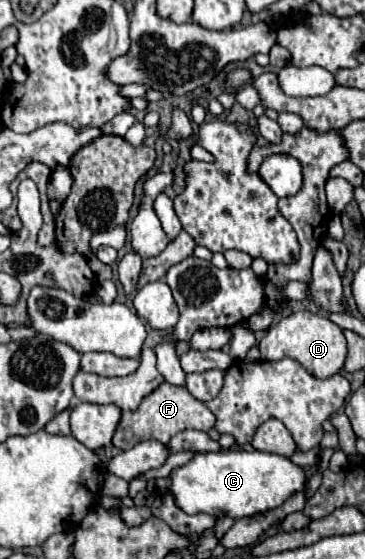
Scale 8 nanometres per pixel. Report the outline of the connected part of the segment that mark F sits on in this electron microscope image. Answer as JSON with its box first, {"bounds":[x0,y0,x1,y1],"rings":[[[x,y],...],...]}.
{"bounds":[113,383,215,451],"rings":[[[161,383],[153,393],[149,393],[141,405],[135,411],[125,411],[121,417],[121,423],[113,435],[113,445],[121,451],[131,449],[135,443],[145,439],[155,439],[163,445],[169,443],[173,435],[185,429],[197,429],[197,431],[209,431],[215,425],[213,413],[205,407],[203,401],[195,399],[185,387],[175,387],[171,383]]]}

